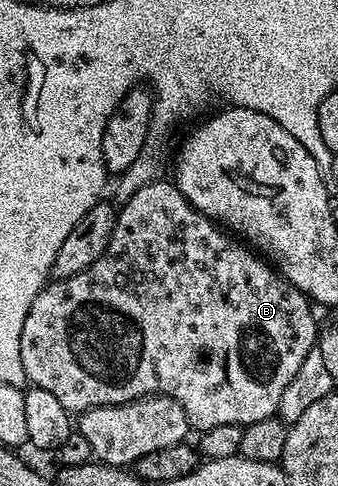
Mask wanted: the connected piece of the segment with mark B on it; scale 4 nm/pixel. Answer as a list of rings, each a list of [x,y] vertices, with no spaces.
[[[163,181],[145,184],[131,200],[121,206],[115,215],[109,248],[101,252],[101,260],[85,268],[85,272],[77,272],[77,276],[48,281],[37,300],[33,300],[33,308],[29,308],[29,316],[25,316],[25,328],[21,328],[21,364],[25,368],[25,376],[32,387],[45,388],[45,392],[57,396],[61,408],[68,412],[92,410],[94,406],[119,406],[137,398],[162,396],[181,403],[188,427],[195,429],[196,426],[199,432],[217,428],[221,424],[247,427],[254,422],[265,421],[278,411],[285,388],[296,376],[309,350],[317,346],[317,325],[315,314],[311,311],[312,303],[307,295],[272,269],[258,253],[252,252],[242,241],[224,232],[200,210],[194,210],[174,181]]]

